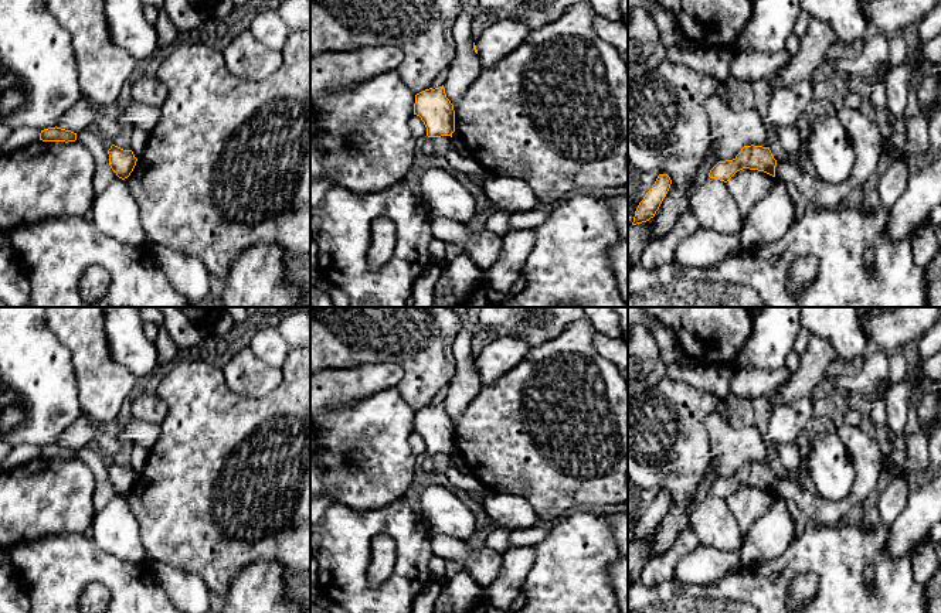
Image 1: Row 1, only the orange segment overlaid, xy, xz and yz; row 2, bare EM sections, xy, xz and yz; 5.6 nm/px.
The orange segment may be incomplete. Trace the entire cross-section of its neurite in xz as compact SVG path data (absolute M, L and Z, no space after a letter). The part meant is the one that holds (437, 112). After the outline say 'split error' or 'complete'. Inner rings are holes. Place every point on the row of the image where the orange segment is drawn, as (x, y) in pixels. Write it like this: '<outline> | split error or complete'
M444 85L417 93L414 115L419 116L424 122L428 137L452 137L455 132L455 110L453 105L446 98Z | complete

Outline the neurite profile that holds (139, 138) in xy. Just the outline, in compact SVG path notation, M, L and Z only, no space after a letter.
M133 127L130 133L130 150L133 151L136 159L140 159L140 156L145 151L146 143L149 139L149 133L145 132L140 127Z

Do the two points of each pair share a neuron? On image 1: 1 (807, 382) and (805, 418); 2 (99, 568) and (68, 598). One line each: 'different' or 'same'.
1: different
2: same

